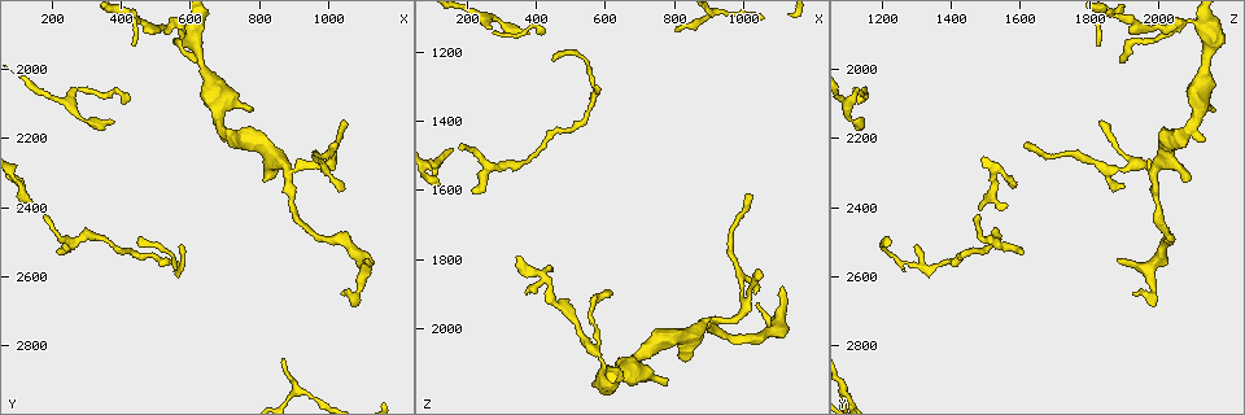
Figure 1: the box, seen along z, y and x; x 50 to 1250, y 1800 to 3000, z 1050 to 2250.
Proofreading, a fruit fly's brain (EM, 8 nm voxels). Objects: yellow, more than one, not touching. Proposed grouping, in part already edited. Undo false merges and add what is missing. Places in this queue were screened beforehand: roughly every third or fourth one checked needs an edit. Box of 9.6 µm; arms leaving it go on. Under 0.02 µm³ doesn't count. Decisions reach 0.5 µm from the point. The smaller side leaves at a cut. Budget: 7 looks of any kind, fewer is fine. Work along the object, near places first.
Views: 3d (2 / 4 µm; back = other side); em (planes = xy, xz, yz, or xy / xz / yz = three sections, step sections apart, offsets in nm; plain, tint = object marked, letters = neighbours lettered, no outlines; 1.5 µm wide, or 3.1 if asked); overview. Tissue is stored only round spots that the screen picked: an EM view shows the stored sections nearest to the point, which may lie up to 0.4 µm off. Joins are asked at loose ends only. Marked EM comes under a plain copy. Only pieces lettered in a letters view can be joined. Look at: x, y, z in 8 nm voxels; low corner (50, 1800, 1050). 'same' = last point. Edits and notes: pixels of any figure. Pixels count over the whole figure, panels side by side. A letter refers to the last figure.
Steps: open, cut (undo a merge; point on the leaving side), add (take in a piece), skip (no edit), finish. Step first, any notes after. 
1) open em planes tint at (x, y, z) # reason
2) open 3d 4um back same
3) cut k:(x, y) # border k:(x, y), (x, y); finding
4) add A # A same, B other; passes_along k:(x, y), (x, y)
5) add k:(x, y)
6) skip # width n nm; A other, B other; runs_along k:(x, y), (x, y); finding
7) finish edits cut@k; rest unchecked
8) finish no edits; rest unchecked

open em planes tint at (780, 2130, 2160)

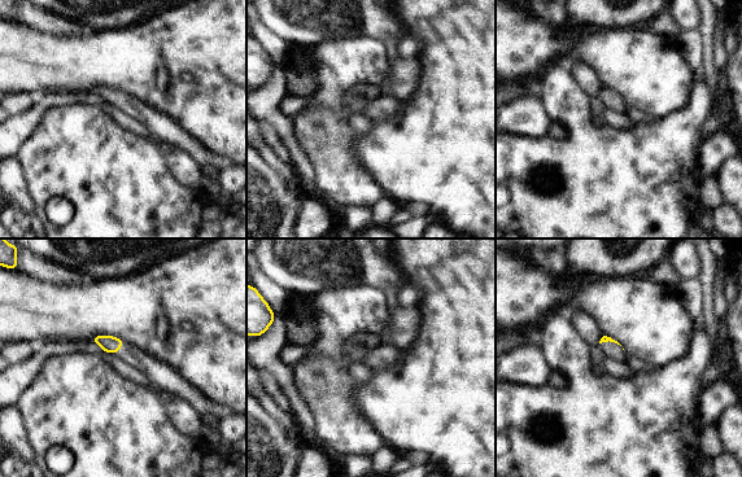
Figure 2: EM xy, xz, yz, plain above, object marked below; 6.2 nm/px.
open em planes letters same # see the neighbours

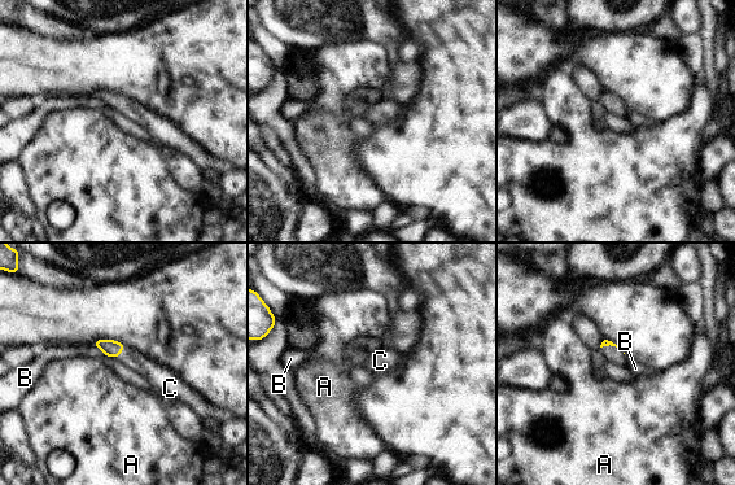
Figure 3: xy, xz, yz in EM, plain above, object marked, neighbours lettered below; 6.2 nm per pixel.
add C # A other, B other, C same; the neuron continues

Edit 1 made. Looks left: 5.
open 3d 4um at (1040, 2640, 1930) # free end

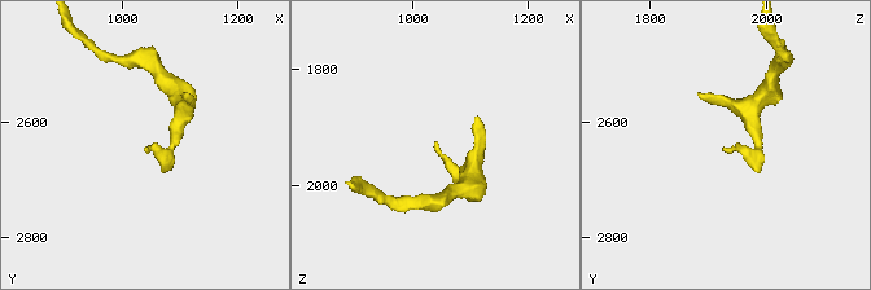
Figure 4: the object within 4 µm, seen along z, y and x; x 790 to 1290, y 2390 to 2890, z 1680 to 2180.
open em yz step 8 tint at (1045, 2640, 1925)

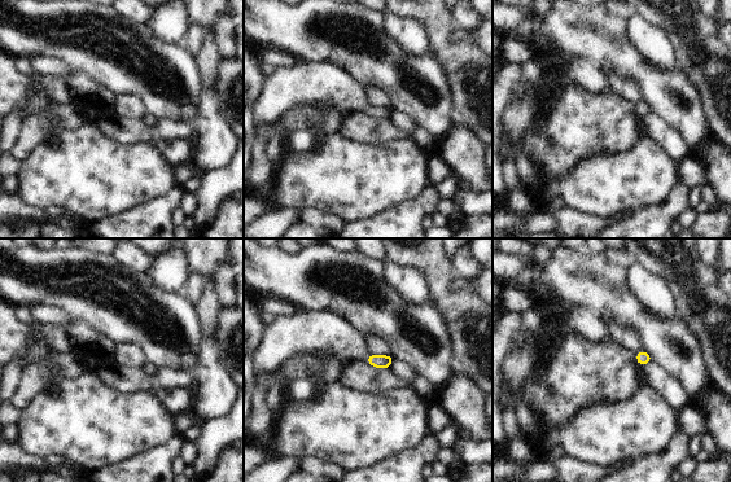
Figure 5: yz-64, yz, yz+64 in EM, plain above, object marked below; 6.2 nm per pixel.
open em planes letters same

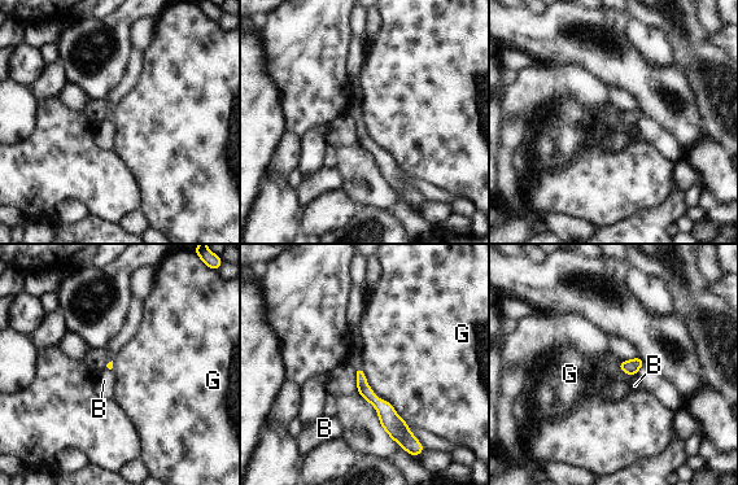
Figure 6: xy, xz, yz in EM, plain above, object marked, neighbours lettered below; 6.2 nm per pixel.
skip # B other, G other; border 6:(361, 367), (372, 392), (407, 423); none of them fits

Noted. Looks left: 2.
finish edits add@3; rest unchecked

